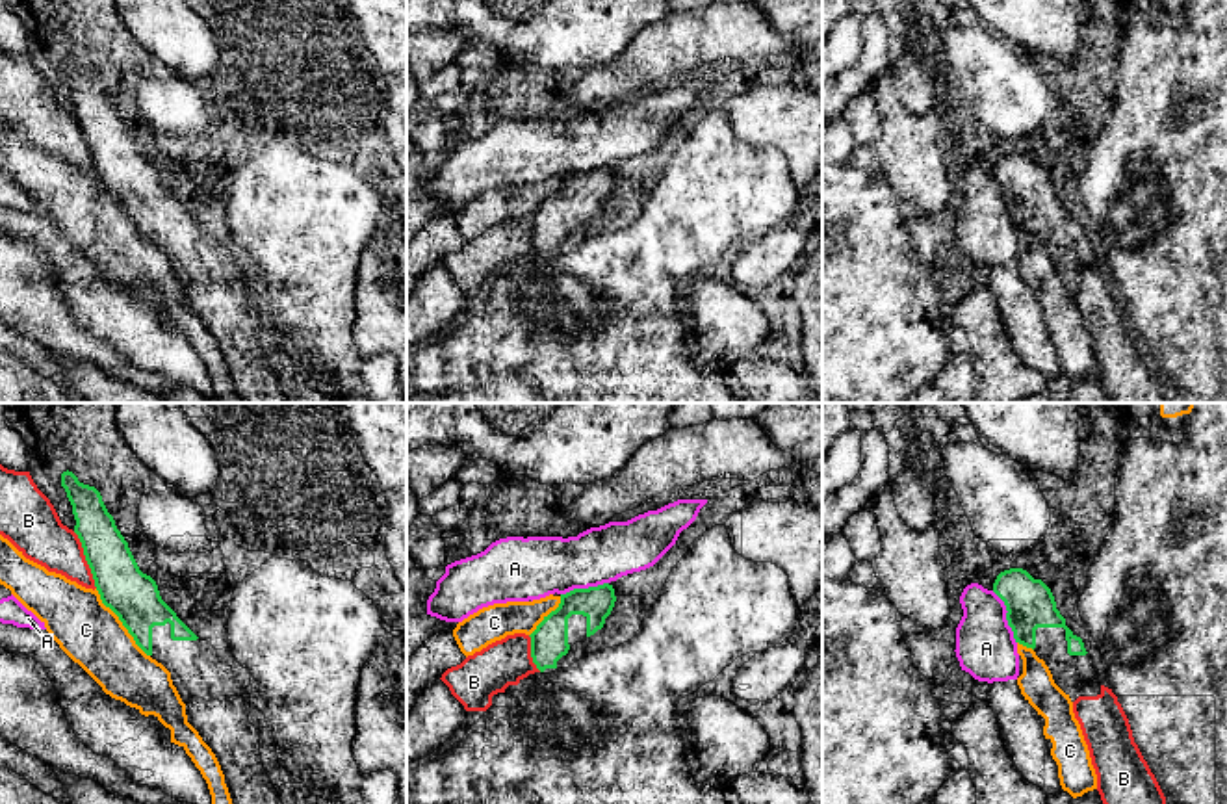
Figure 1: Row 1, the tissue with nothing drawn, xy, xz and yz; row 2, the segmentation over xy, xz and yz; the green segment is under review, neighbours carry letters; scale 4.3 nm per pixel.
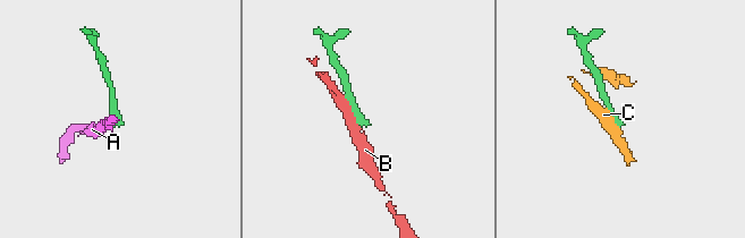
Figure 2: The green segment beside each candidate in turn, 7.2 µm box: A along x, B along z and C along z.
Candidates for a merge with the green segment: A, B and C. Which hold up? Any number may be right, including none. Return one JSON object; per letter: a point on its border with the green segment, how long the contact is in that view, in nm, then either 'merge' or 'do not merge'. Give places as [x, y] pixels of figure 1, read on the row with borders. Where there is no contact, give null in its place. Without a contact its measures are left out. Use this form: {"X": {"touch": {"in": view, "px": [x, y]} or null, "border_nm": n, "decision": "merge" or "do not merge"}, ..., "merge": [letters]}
{"A": {"touch": {"in": "yz", "px": [1007, 617]}, "border_nm": 260, "decision": "do not merge"}, "B": {"touch": {"in": "xy", "px": [86, 559]}, "border_nm": 260, "decision": "do not merge"}, "C": {"touch": {"in": "xy", "px": [121, 621]}, "border_nm": 380, "decision": "do not merge"}, "merge": []}

